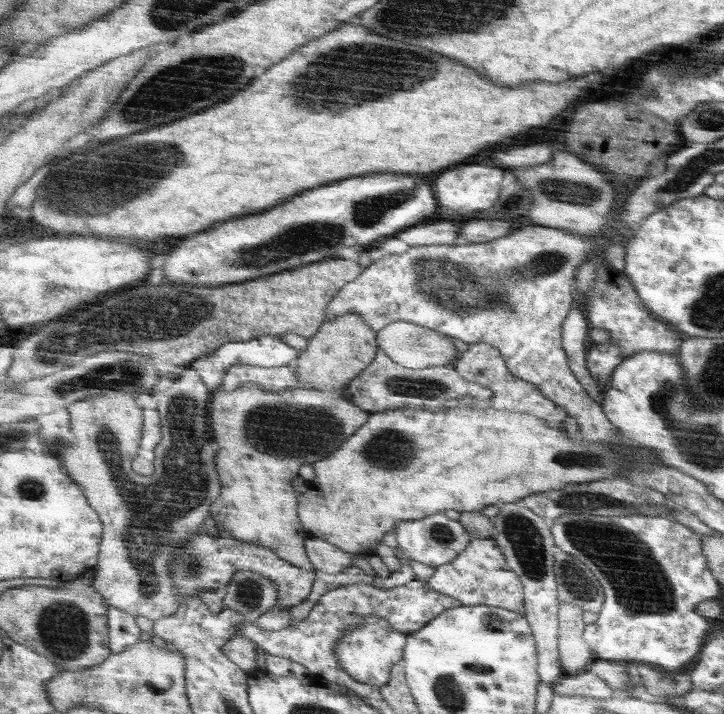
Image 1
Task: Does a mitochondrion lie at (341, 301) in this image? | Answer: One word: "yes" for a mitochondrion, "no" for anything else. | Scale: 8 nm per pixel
no

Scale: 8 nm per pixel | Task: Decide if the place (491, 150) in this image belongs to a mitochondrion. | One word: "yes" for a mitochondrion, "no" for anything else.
no

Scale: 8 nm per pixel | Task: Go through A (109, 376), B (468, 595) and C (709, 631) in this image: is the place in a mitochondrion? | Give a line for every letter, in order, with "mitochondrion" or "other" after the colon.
A: mitochondrion
B: other
C: other

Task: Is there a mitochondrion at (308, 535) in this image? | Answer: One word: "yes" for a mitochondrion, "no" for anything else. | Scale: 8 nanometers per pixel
no

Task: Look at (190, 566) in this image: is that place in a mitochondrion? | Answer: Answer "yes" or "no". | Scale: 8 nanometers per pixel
yes

